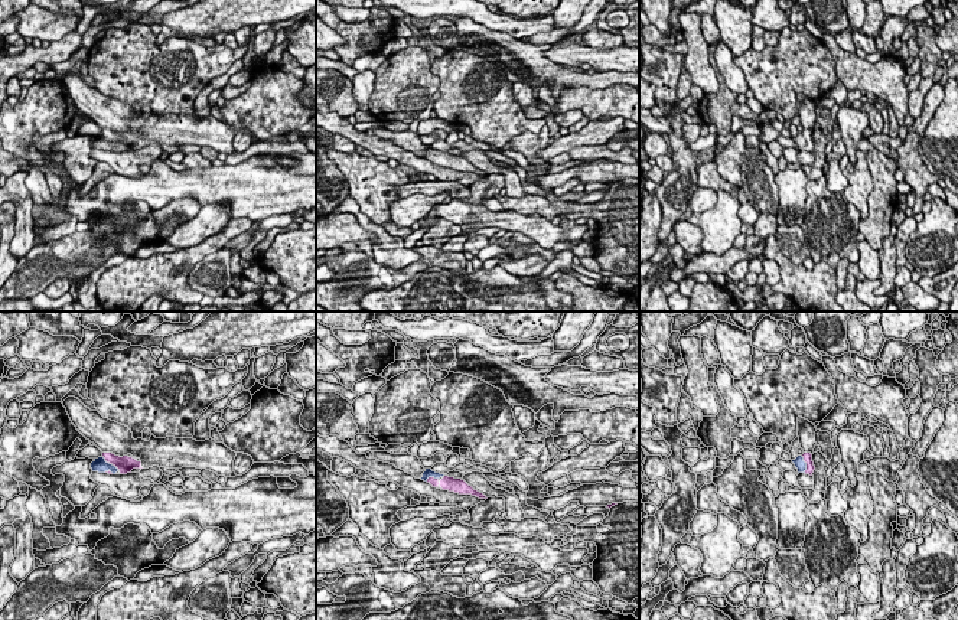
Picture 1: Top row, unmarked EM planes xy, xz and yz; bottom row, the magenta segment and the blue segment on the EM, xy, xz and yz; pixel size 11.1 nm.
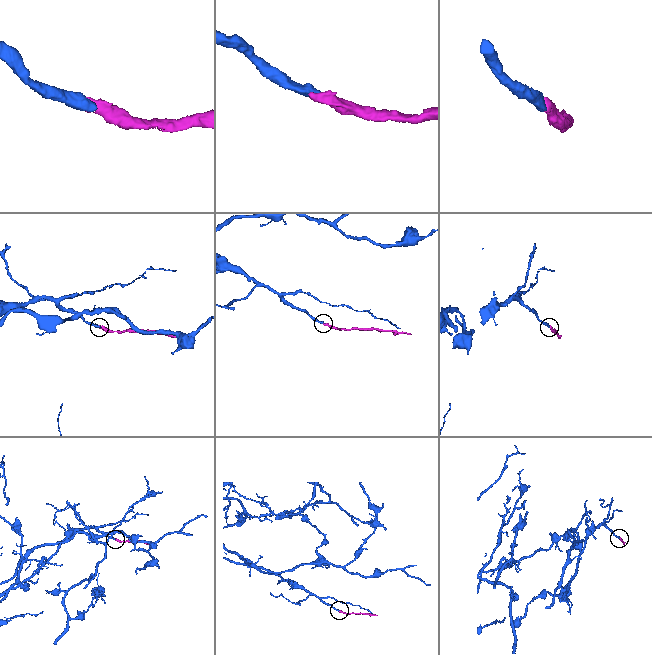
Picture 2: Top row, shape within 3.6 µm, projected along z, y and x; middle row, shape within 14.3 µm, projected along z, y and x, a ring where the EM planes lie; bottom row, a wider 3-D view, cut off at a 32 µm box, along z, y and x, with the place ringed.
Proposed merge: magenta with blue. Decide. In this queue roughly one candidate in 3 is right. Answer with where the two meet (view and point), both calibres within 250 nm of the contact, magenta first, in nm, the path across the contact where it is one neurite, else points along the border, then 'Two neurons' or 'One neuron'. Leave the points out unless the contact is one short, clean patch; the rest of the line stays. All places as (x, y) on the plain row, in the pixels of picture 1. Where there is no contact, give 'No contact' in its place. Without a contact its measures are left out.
Touches magenta at xy (110, 140). Thickness 180 nm (magenta) against 160 nm. Path across: xy (124, 142), (110, 140), (100, 142). One neuron

